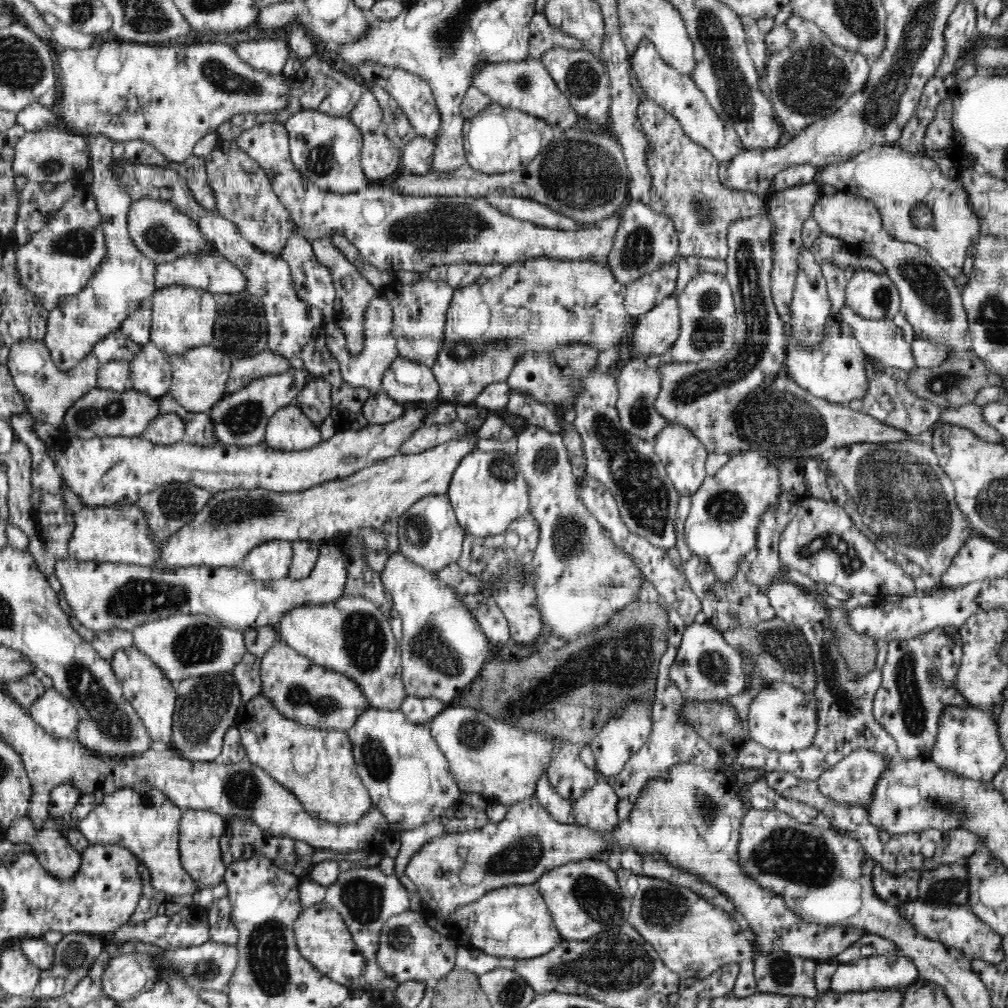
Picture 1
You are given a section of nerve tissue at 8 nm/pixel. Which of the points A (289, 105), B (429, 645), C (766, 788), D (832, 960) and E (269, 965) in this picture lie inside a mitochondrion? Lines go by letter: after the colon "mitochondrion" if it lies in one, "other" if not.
A: other
B: mitochondrion
C: other
D: other
E: mitochondrion

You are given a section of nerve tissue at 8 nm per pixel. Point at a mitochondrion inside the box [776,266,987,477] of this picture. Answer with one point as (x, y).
(944, 385)

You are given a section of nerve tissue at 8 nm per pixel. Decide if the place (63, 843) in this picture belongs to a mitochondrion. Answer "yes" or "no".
no

